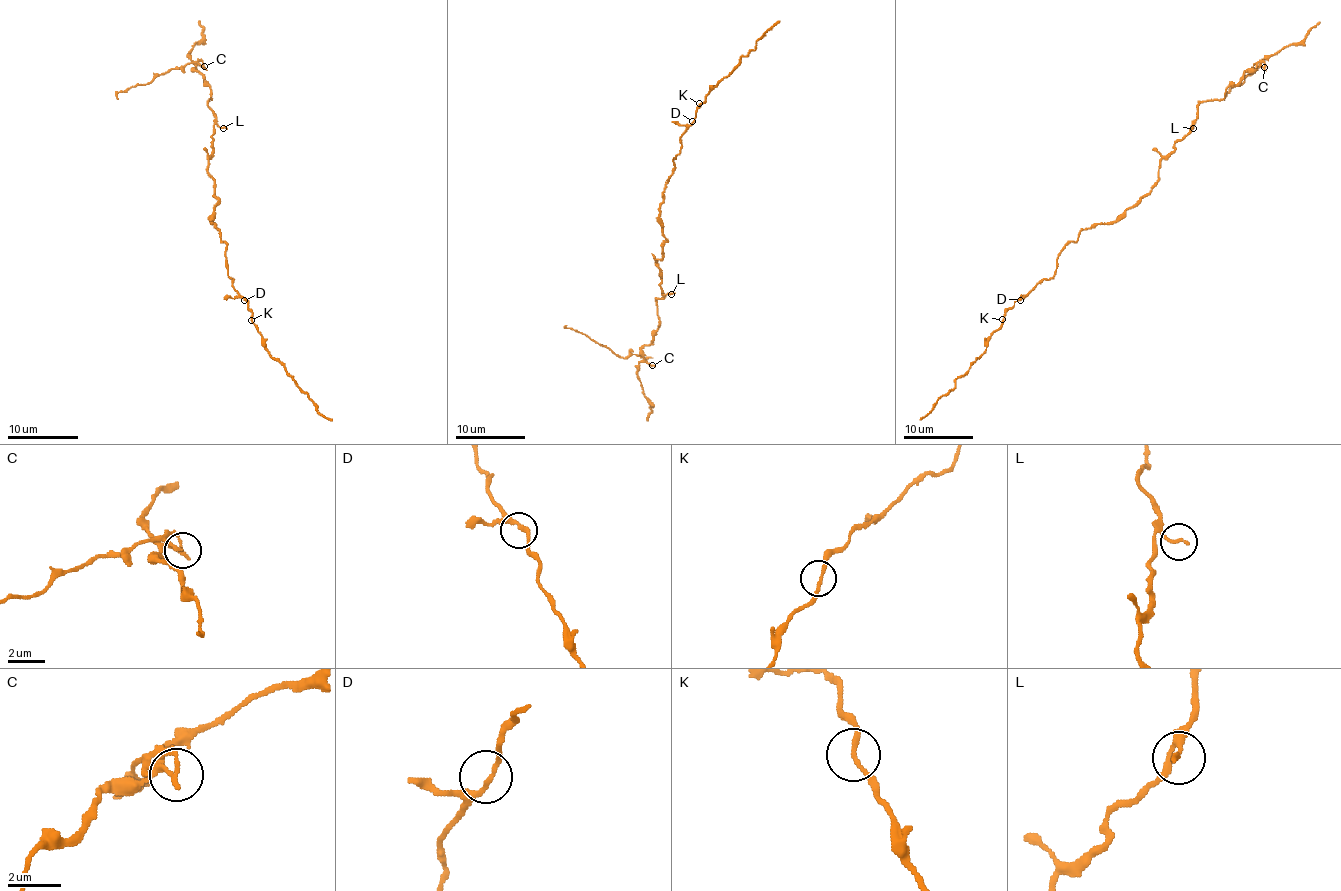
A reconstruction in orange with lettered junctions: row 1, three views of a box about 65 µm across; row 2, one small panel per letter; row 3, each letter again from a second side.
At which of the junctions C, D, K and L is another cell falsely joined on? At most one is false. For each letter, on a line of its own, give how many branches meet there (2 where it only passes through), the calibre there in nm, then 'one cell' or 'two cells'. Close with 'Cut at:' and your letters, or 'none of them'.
C: 1 branches meet; 220 nm thick; two cells
D: 2 branches meet; 200 nm thick; one cell
K: 2 branches meet; 180 nm thick; one cell
L: 1 branches meet; 200 nm thick; one cell
Cut at: C

